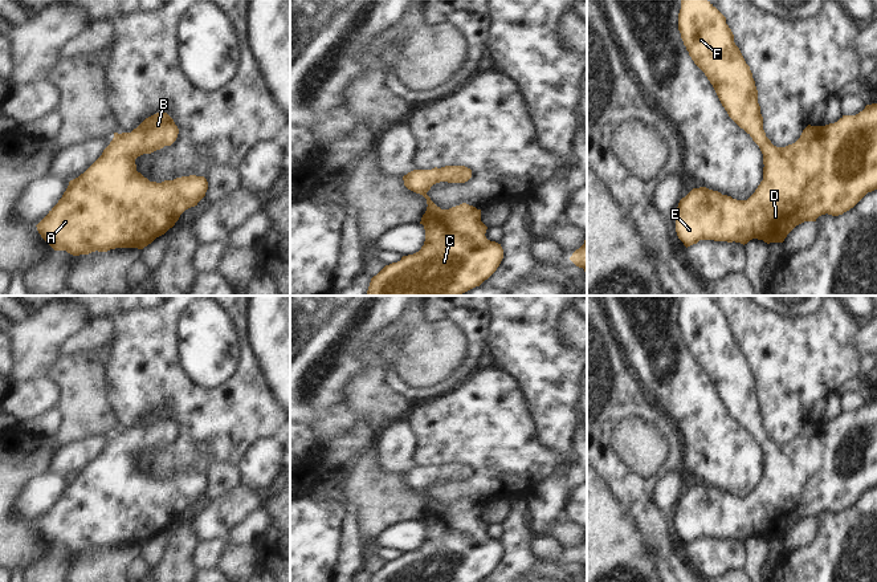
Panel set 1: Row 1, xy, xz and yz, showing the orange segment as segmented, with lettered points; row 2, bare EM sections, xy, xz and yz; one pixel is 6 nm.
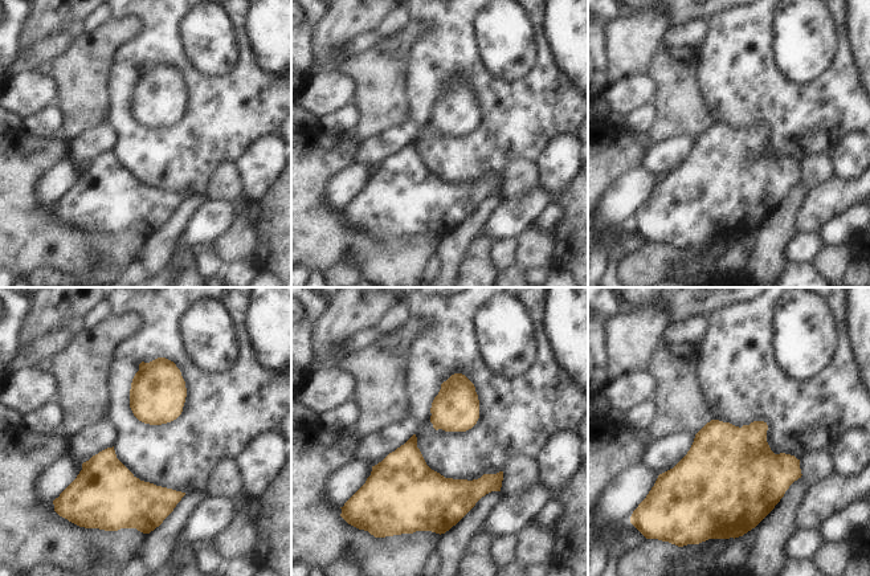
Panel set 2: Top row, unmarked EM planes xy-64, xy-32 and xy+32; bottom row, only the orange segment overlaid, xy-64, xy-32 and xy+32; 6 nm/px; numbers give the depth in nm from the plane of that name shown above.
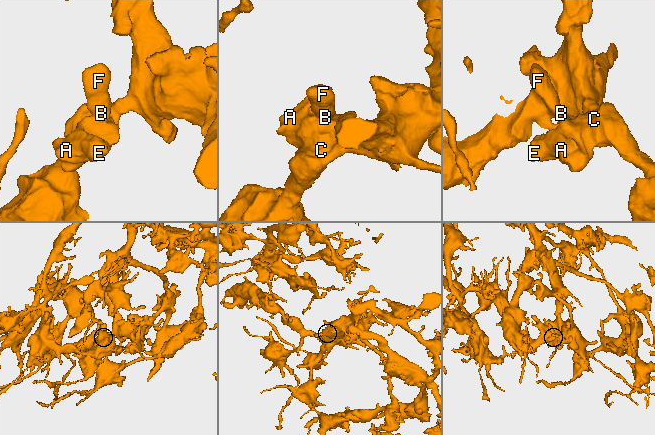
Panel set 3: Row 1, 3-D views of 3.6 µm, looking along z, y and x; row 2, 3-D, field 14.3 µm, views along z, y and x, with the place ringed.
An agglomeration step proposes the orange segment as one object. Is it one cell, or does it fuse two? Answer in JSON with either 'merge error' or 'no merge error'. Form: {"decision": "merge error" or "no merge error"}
{"decision": "no merge error"}

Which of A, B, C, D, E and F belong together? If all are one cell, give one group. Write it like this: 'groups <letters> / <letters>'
groups A B C D E F

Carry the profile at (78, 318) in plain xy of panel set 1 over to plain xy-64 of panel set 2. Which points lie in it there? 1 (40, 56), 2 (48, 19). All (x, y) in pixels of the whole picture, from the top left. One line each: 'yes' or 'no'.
1: no
2: yes

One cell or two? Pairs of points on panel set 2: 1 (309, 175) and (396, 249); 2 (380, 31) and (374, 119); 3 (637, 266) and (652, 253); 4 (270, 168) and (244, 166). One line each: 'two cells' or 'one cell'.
1: one cell
2: two cells
3: one cell
4: one cell

